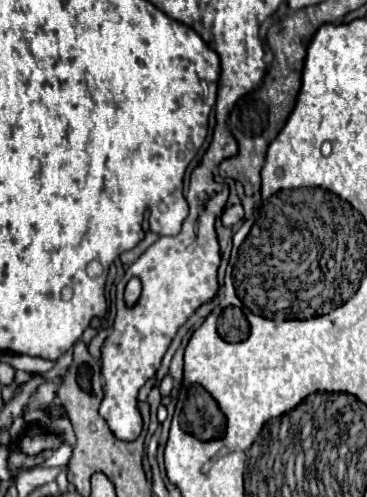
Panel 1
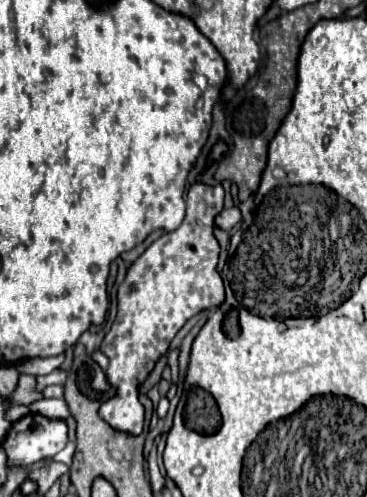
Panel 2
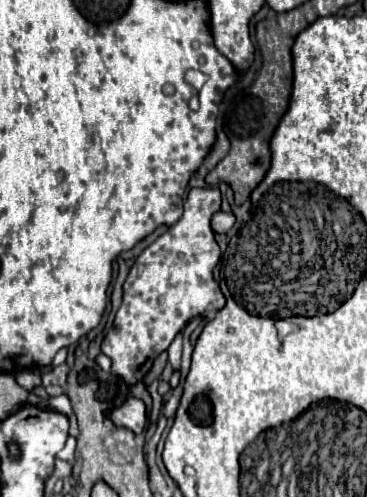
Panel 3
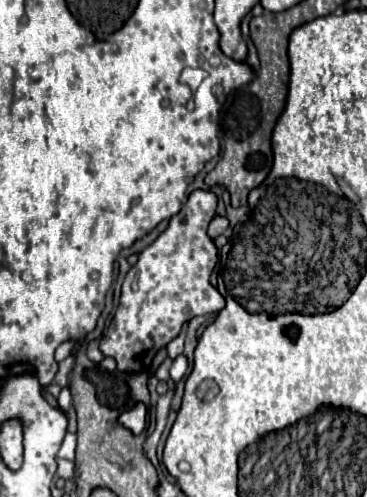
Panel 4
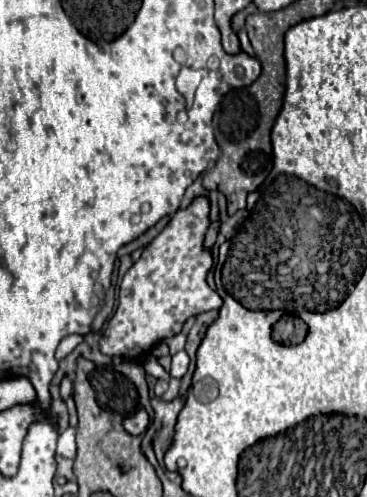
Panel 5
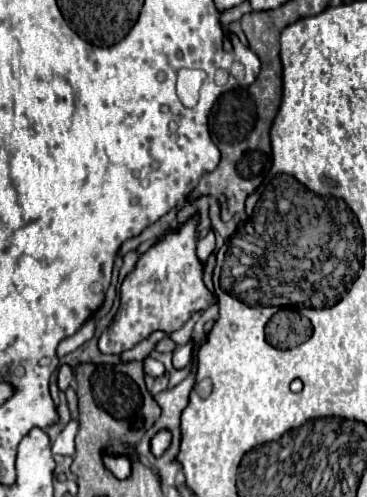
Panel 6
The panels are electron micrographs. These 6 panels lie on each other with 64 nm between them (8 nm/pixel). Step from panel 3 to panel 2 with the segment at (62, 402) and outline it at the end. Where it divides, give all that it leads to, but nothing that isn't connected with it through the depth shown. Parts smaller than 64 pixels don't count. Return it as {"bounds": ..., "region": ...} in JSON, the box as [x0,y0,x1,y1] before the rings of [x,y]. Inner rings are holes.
{"bounds":[32,398,70,420],"region":[[[60,398],[60,400],[38,400],[32,404],[32,412],[36,414],[42,414],[50,420],[66,420],[70,416],[70,410],[66,406],[66,402]]]}

